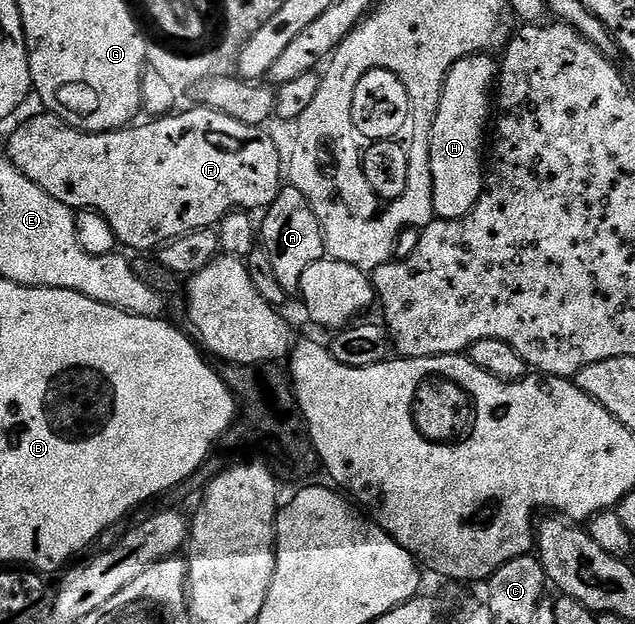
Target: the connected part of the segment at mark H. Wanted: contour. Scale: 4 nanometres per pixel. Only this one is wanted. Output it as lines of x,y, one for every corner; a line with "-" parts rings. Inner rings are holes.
476,53
472,57
465,57
460,59
452,67
452,71
448,71
446,76
446,82
442,88
442,94
440,95
440,103
438,104
438,110
434,116
434,122
432,123
432,131
430,132
430,170
432,171
432,203
434,204
434,215
435,218
444,221
458,221
464,215
468,215
476,207
476,203
480,199
482,190
484,188
484,165
482,169
482,160
487,160
488,157
488,141
486,145
486,128
491,128
492,125
492,94
496,89
496,82
500,76
500,65
497,60
494,61
493,56
487,55
486,53

